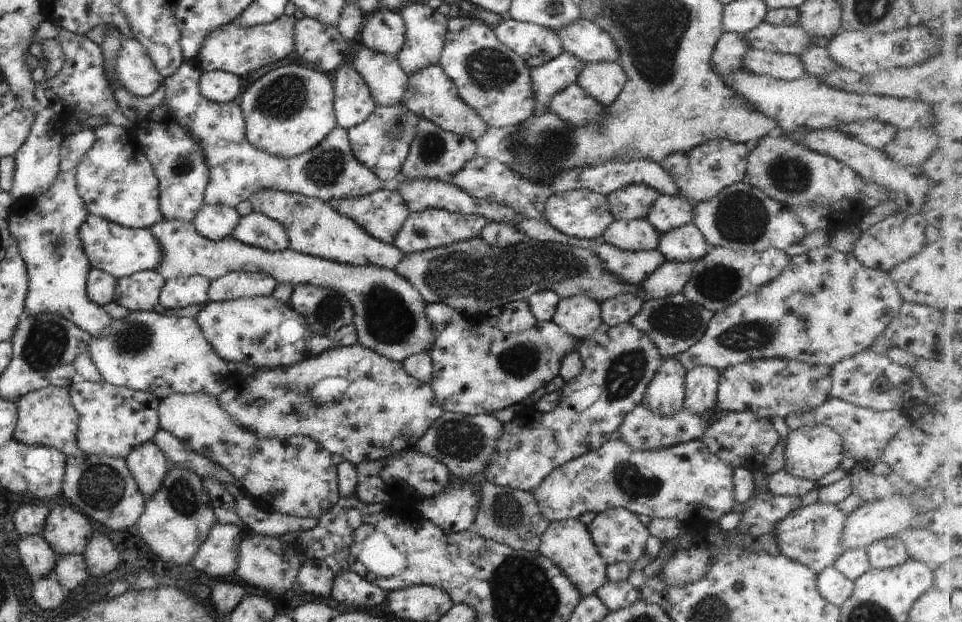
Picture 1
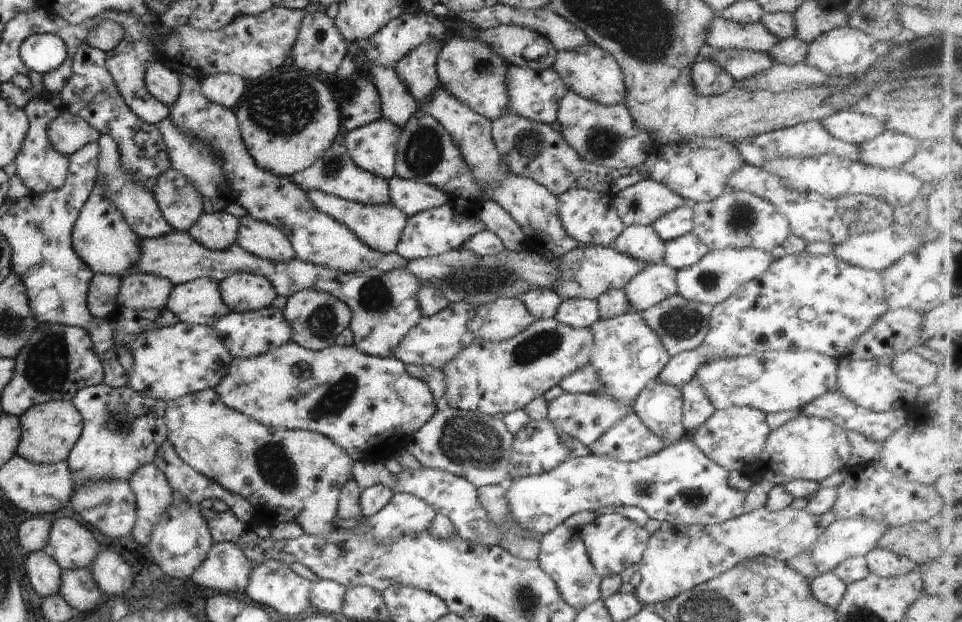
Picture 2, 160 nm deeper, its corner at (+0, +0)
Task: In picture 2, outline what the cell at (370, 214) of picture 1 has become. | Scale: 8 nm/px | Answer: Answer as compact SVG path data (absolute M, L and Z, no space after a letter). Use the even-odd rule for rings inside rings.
M306 190L304 194L314 209L317 209L320 213L325 213L348 228L357 237L357 240L360 240L369 248L385 254L394 252L408 216L405 216L405 213L401 212L393 203L362 205L320 190Z

